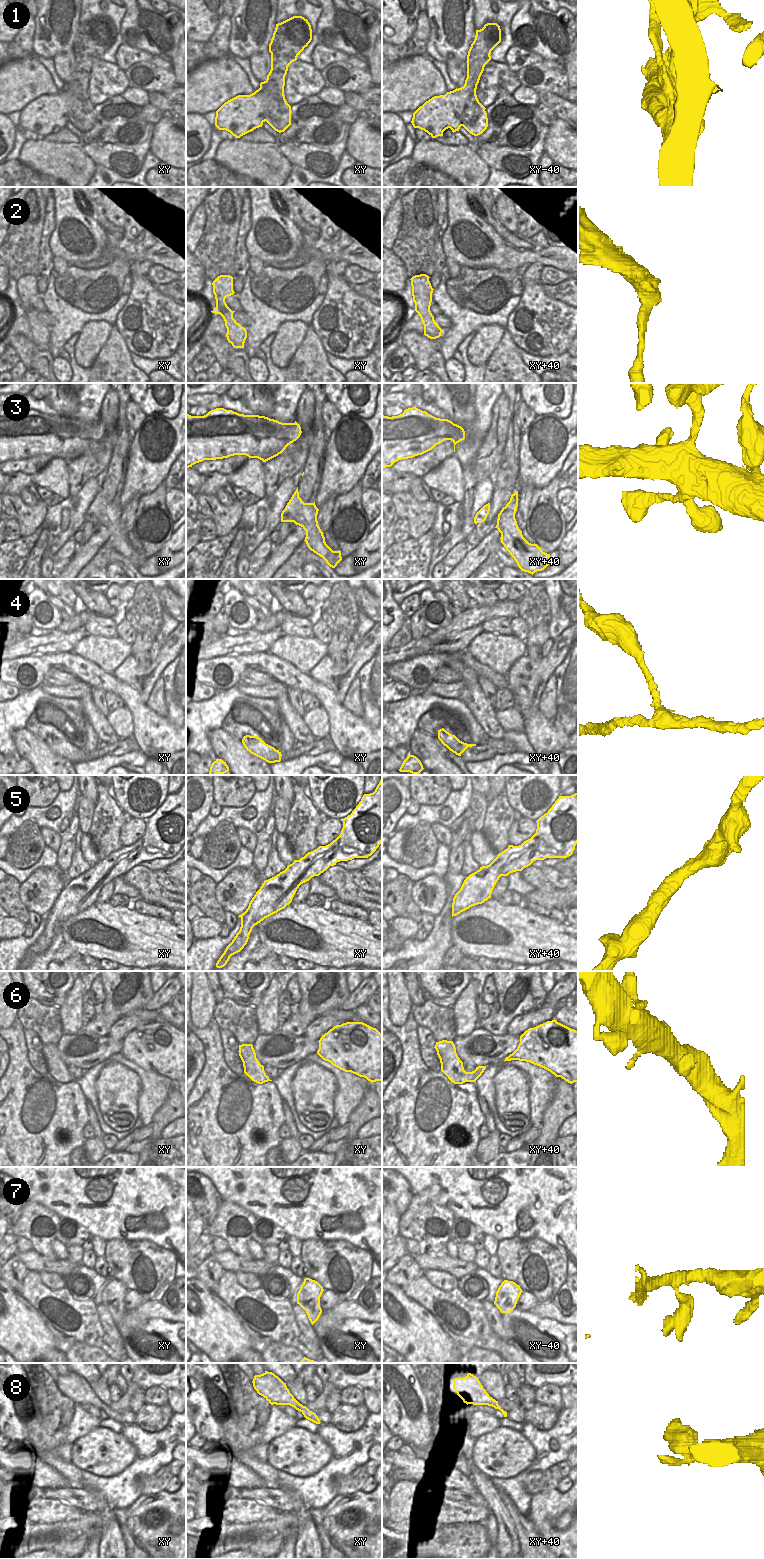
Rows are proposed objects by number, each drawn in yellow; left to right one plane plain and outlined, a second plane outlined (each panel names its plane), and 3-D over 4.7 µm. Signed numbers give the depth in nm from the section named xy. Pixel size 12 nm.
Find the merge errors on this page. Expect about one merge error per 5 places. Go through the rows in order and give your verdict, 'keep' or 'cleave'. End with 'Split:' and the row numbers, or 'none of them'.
1: cleave
2: keep
3: keep
4: keep
5: keep
6: keep
7: keep
8: keep
Split: 1

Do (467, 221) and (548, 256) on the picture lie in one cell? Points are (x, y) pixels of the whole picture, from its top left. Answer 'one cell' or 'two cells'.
one cell

